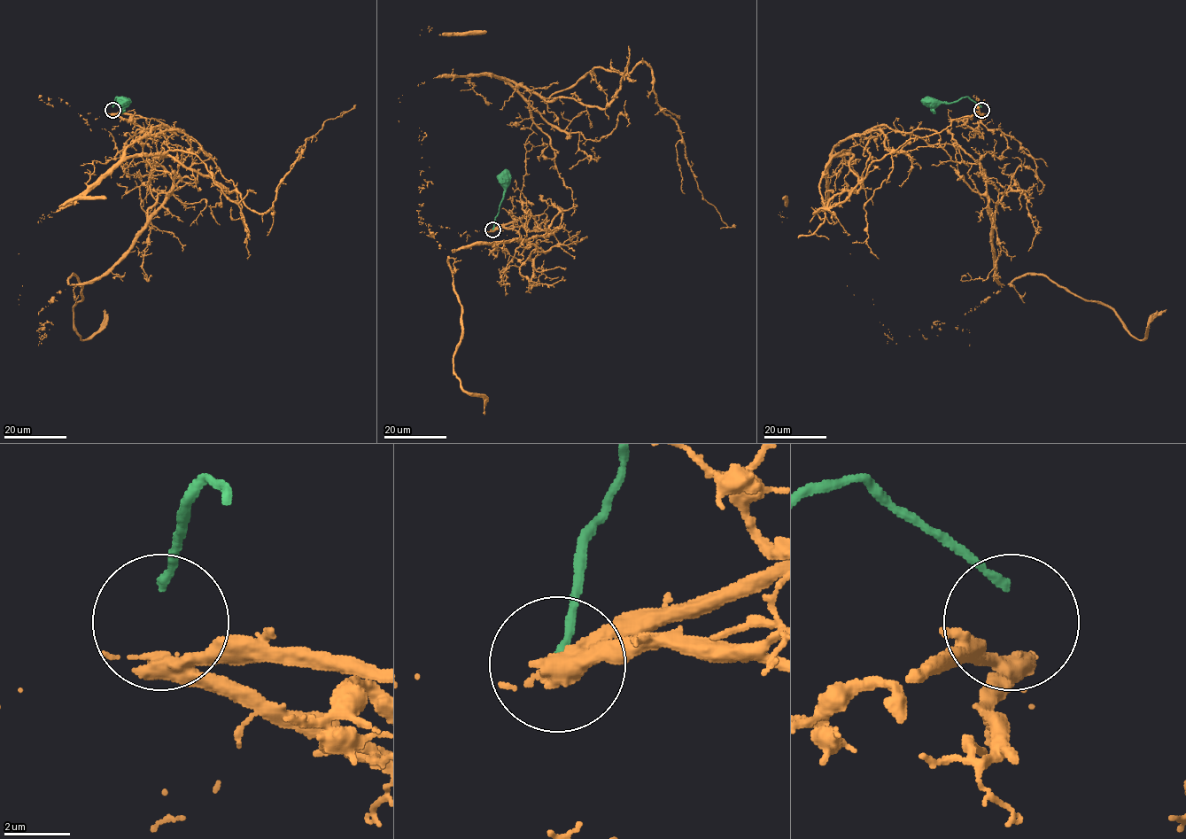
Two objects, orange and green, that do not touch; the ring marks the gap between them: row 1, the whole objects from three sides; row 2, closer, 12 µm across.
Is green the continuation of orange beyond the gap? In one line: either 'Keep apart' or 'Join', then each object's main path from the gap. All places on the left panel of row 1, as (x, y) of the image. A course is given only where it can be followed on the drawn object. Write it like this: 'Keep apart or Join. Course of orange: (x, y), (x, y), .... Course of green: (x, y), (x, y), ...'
Keep apart. Course of orange: (112, 113), (167, 126), (182, 159), (148, 164), (152, 127), (127, 156), (265, 213), (355, 104). Course of green: (112, 107), (117, 97), (122, 102), (126, 99), (124, 101)

